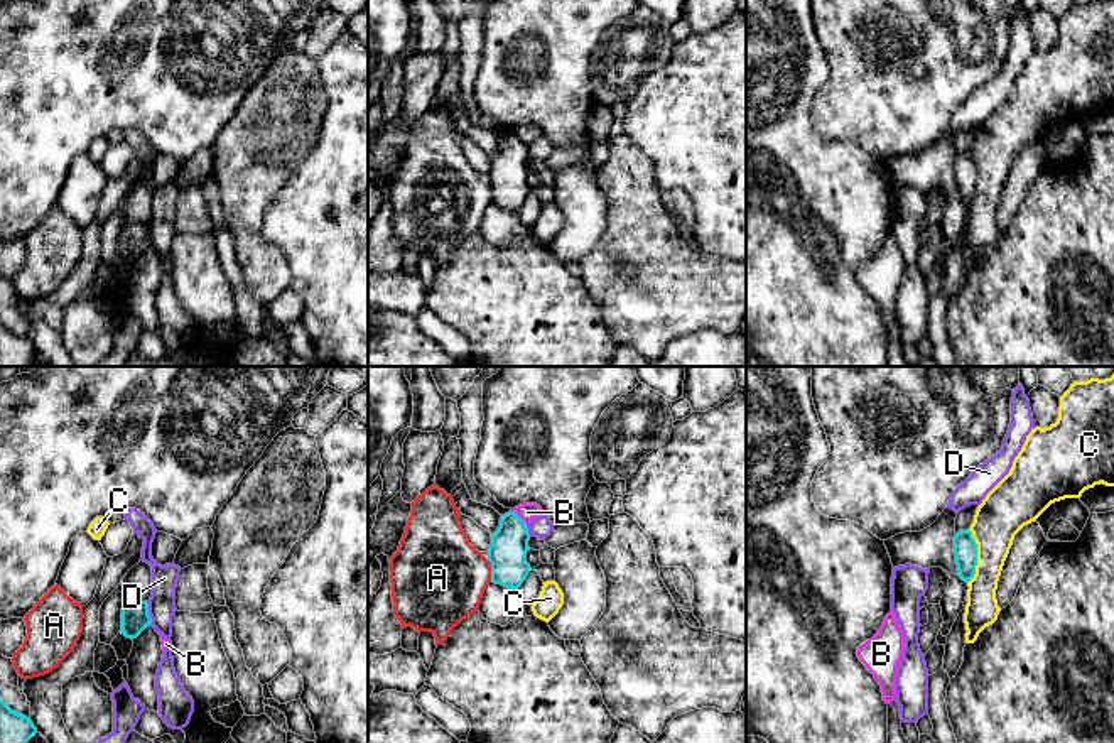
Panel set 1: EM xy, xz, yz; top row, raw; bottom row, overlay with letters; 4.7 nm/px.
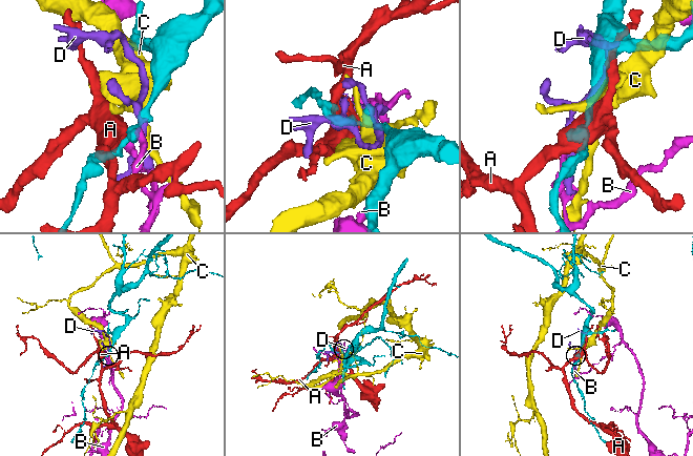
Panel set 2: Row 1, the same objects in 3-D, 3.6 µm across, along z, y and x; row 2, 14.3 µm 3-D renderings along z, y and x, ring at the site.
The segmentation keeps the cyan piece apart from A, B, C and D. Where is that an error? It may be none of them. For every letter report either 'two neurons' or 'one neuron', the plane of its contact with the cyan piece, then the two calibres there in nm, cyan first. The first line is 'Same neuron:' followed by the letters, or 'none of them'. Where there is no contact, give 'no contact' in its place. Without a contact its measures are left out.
Same neuron: none of them
A: two neurons | xz | 180/420 nm
B: two neurons | xz | 180/90 nm
C: two neurons | yz | 110/220 nm
D: two neurons | xy | 140/130 nm

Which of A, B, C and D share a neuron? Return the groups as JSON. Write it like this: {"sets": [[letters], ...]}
{"sets": [["A"], ["B"], ["C"], ["D"]]}

